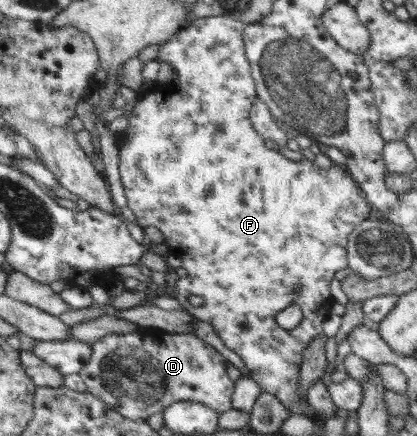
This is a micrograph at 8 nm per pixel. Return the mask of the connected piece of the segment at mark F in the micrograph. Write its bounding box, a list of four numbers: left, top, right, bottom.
[115,16,371,416]

